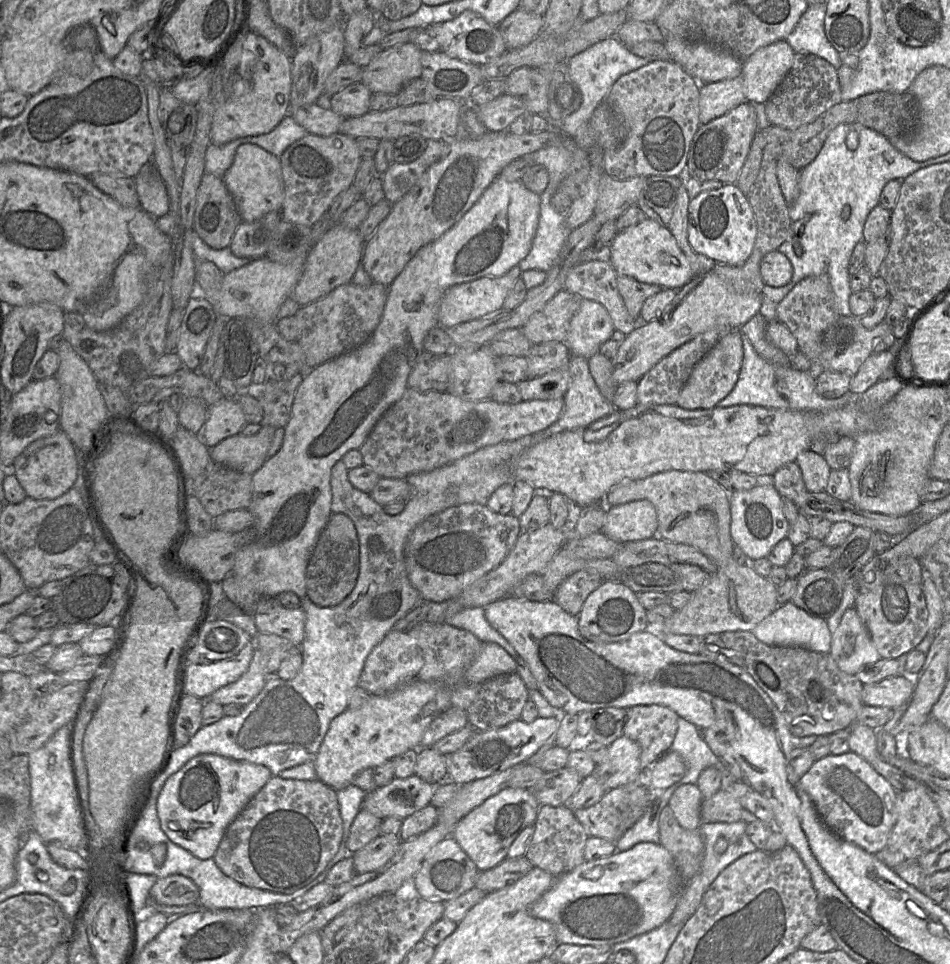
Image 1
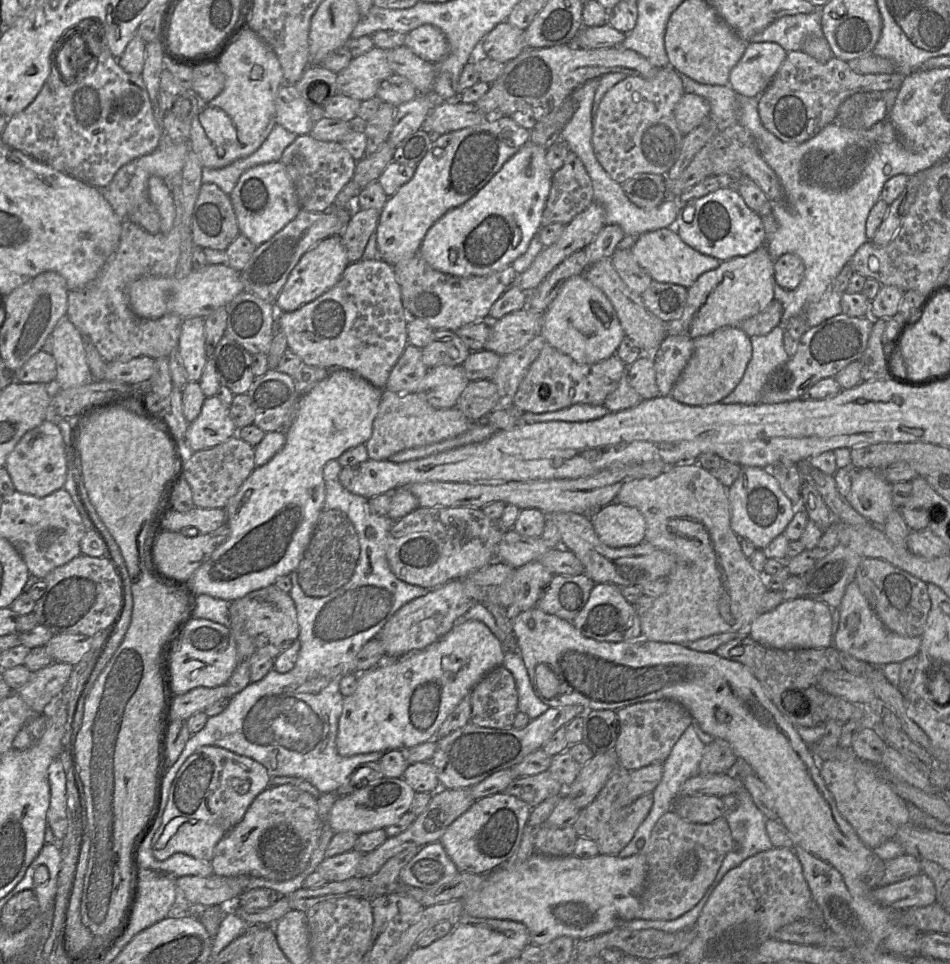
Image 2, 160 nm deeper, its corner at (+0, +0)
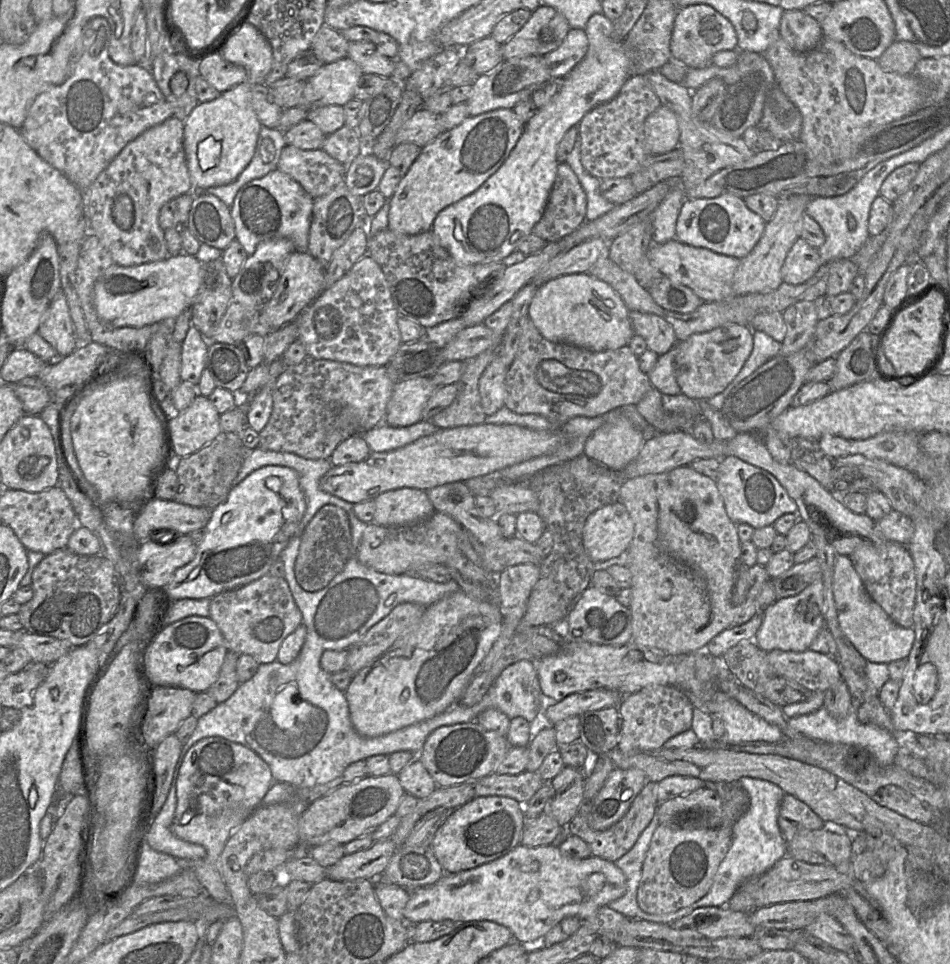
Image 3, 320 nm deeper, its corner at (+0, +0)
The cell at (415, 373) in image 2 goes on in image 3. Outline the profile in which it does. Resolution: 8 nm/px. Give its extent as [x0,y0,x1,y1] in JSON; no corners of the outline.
[258,357,395,460]

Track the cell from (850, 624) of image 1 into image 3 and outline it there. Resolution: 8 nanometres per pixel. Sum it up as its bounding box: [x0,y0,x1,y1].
[832,556,914,664]

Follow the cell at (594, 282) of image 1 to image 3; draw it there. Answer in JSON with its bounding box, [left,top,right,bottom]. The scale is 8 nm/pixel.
[629,310,678,356]

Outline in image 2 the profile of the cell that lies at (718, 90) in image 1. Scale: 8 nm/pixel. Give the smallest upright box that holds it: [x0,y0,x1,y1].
[674,93,710,135]

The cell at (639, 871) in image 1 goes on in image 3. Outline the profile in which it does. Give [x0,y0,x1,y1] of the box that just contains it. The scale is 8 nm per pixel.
[403,844,626,943]

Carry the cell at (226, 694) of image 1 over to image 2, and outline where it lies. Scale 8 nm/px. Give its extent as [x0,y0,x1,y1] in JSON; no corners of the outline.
[166,685,228,725]

